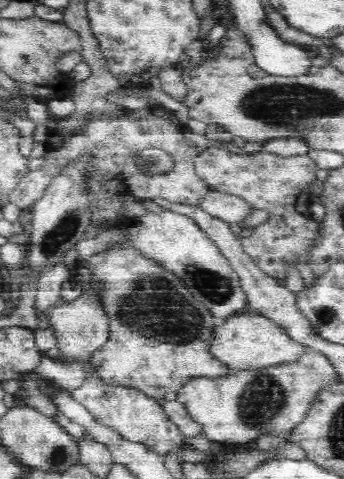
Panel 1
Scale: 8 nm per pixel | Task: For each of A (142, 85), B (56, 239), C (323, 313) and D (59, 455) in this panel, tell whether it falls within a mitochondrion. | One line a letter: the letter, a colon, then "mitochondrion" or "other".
A: other
B: mitochondrion
C: mitochondrion
D: mitochondrion

